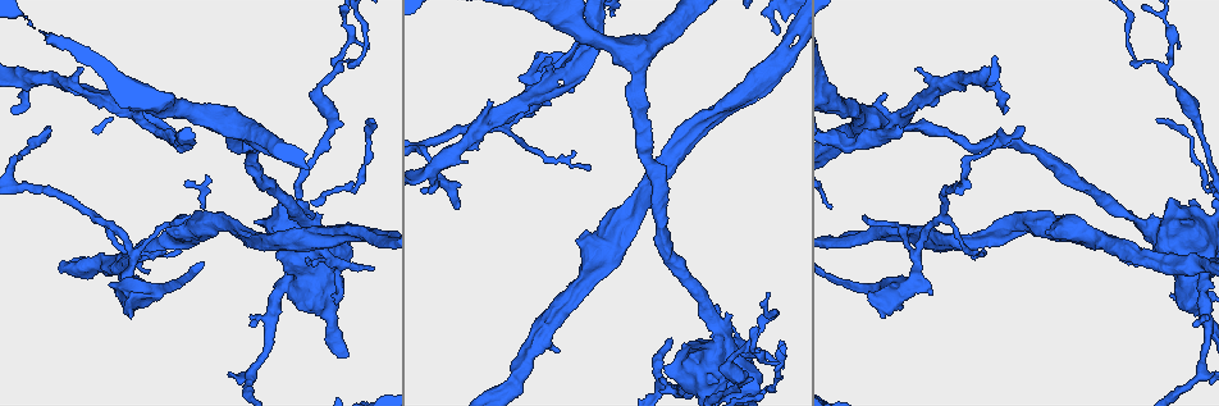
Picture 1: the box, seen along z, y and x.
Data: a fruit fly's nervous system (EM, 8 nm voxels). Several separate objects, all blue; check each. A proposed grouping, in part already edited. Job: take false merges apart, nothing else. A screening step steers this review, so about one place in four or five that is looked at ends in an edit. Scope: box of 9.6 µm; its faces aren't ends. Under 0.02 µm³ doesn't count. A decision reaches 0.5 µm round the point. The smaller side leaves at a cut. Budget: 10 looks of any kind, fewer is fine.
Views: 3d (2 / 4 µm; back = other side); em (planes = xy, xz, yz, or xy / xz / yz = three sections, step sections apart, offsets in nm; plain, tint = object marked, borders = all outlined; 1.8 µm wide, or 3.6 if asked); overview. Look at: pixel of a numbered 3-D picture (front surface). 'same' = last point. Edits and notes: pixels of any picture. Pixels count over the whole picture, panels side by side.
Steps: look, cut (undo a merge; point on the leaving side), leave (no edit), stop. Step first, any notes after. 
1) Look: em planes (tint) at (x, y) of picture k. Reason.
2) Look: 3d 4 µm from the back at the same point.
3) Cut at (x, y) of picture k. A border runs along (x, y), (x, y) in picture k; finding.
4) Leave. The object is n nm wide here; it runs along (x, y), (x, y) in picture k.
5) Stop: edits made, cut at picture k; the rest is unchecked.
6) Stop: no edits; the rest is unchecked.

Look: em planes (tint) at (422, 142) of picture 1. Abrupt turn.

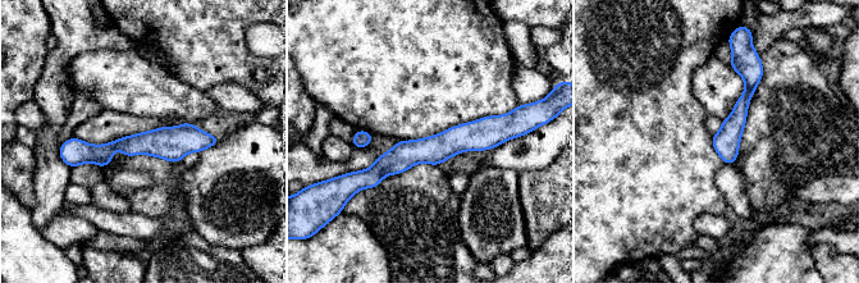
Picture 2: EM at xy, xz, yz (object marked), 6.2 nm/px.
Leave. It runs along (507, 135), (461, 137), (362, 176) in picture 2; one cell here.

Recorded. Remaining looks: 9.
Look: 3d 2 µm at (916, 256) of picture 1. Abrupt turn.

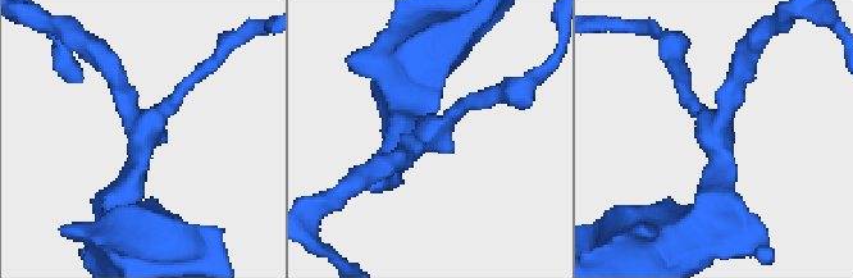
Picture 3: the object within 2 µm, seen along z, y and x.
Look: em planes (borders) at (717, 134) of picture 3. Now the EM.

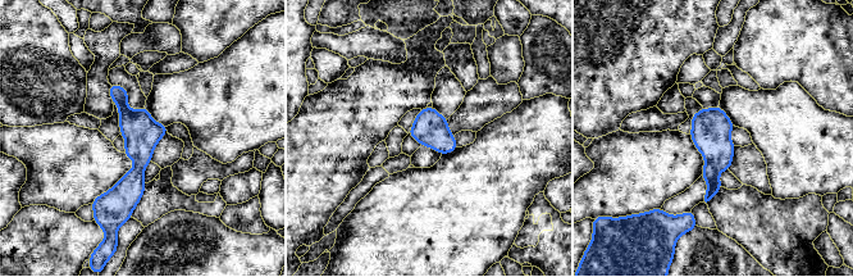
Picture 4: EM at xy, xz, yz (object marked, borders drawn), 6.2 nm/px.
Leave. One cell here.

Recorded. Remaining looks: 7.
Look: em yz step 16 (tint) at (1203, 378) of picture 1.

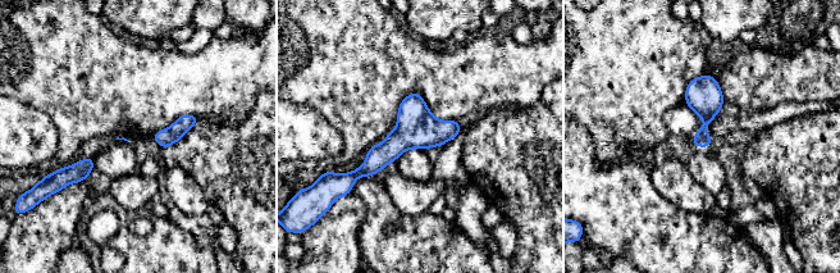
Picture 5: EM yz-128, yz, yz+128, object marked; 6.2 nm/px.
Look: em xz step 4 (borders) at the same point. Another direction.

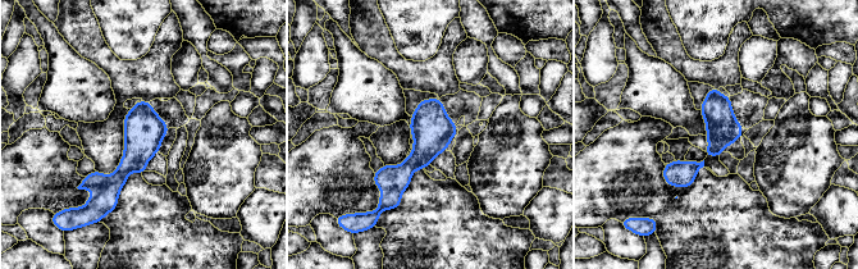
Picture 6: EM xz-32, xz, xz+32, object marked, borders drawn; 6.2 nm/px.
Leave. It runs along (437, 101), (430, 140), (391, 200) in picture 6; one cell here.

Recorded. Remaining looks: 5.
Look: em 3.6 µm planes (tint) at (717, 330) of picture 1. Thick turns thin.

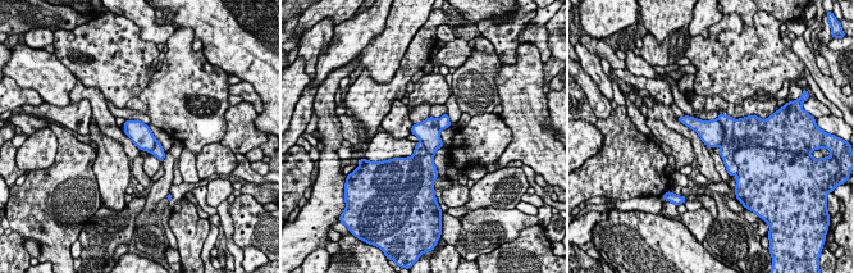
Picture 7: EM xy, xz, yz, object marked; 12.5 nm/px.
Cut at (738, 133) of picture 7. A second cell is stuck on.

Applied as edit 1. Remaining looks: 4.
Stop: edits made, cut at picture 7; the rest is unchecked.

